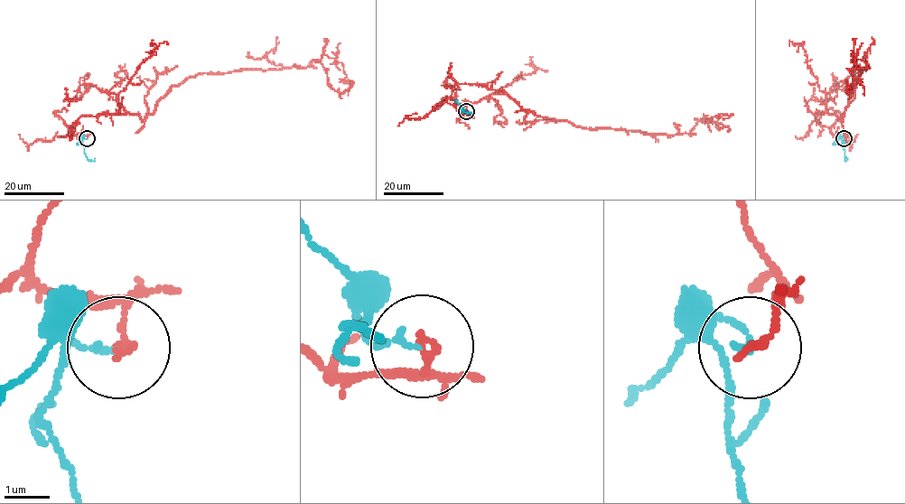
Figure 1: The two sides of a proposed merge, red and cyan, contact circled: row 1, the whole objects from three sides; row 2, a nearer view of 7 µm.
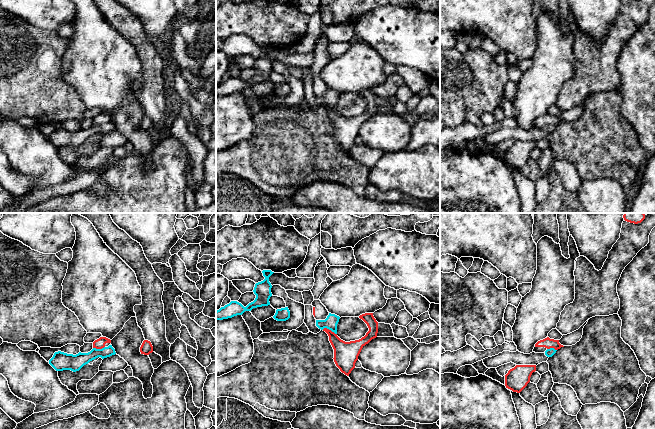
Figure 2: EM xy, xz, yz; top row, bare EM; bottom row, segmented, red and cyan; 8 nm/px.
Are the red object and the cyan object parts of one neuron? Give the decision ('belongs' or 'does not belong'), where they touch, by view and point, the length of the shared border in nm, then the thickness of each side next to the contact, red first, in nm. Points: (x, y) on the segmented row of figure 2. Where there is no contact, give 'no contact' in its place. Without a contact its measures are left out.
does not belong | xz (328, 329) | 130 nm | 190/100 nm

